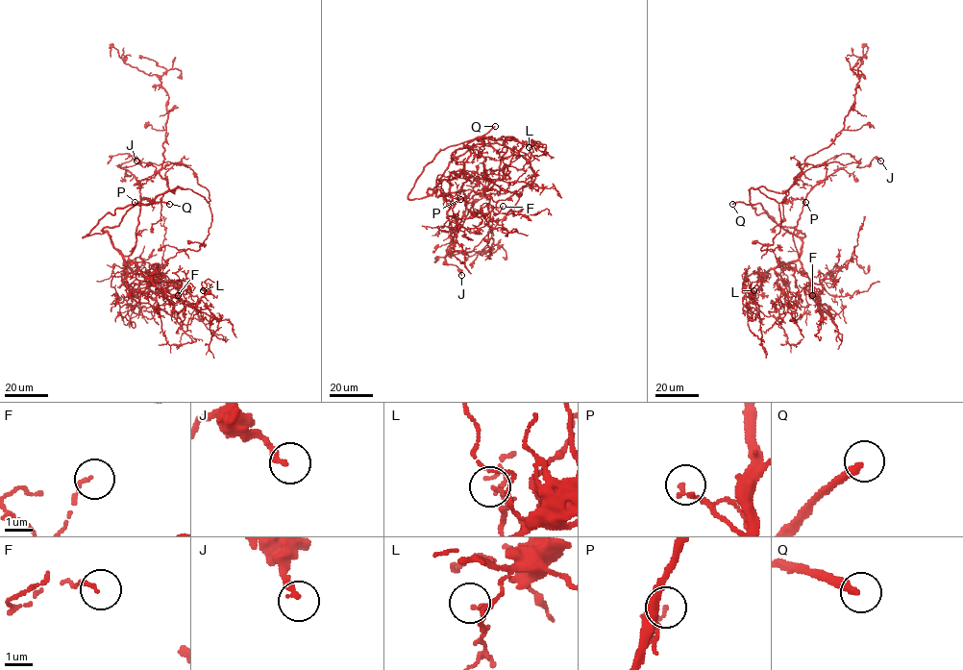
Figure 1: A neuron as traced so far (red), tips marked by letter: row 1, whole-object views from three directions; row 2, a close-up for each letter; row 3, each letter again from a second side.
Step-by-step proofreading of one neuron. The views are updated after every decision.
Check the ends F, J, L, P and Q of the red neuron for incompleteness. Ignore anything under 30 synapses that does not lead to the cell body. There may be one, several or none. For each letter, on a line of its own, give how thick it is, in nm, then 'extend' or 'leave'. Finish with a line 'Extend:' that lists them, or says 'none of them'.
F: 110 nm | leave
J: 260 nm | leave
L: 120 nm | leave
P: 100 nm | extend
Q: 280 nm | extend
Extend: P, Q

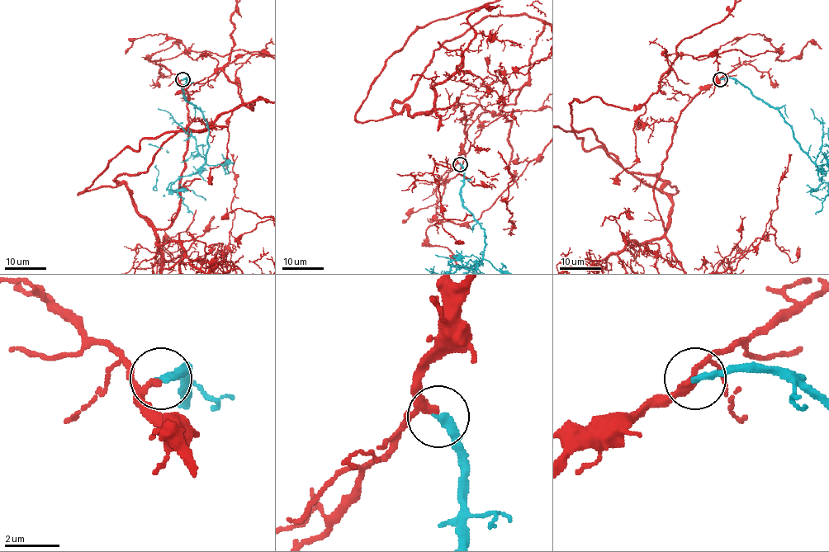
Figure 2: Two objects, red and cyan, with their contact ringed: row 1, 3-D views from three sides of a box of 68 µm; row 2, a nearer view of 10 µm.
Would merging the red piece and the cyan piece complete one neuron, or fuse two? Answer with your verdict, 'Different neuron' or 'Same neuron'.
Same neuron

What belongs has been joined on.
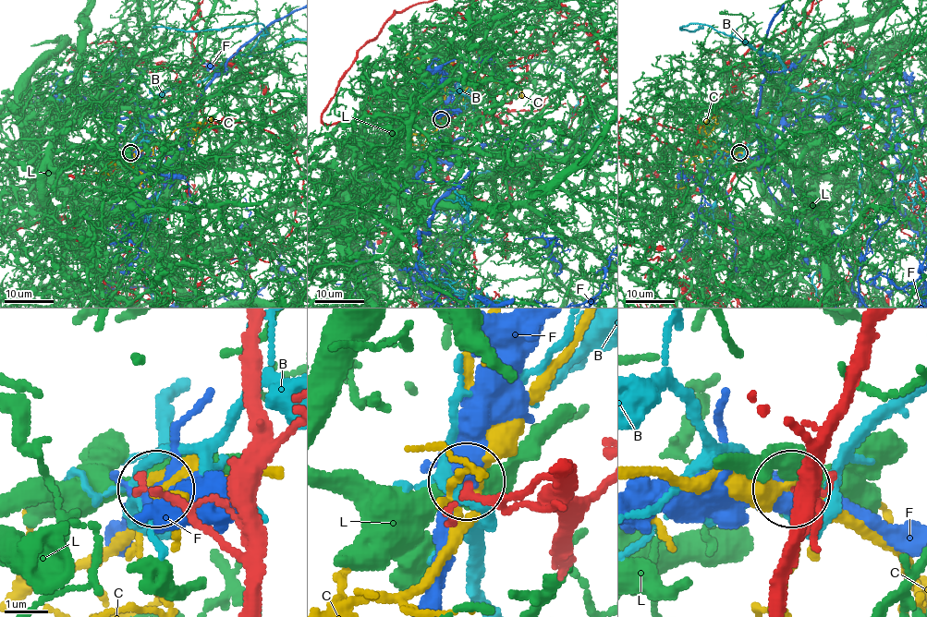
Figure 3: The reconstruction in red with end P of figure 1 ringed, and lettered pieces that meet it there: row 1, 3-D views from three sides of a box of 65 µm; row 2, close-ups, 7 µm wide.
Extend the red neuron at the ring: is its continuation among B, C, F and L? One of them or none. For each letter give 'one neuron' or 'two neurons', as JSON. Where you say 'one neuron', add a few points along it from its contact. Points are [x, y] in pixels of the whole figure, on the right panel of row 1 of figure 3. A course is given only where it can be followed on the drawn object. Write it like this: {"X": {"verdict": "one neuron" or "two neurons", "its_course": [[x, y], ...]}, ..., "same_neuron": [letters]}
{"B": {"verdict": "two neurons"}, "C": {"verdict": "two neurons"}, "F": {"verdict": "two neurons"}, "L": {"verdict": "two neurons"}, "same_neuron": []}

